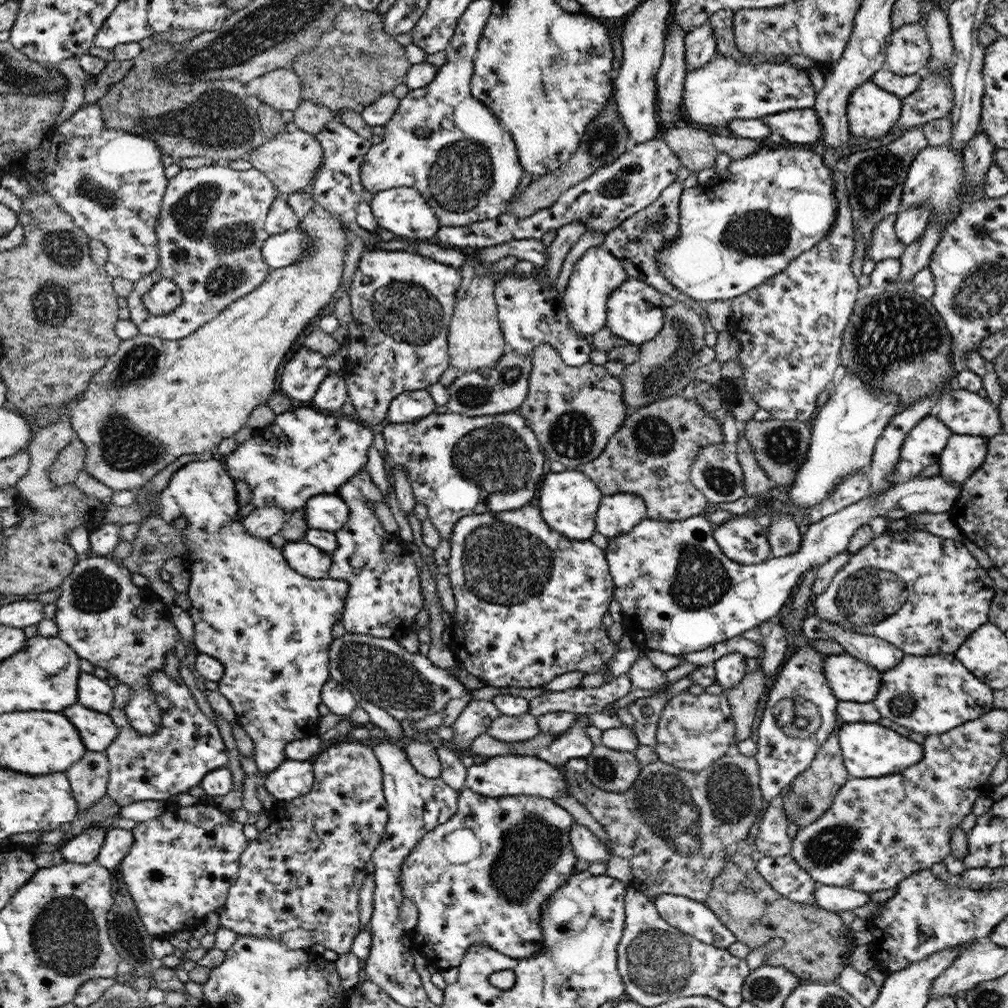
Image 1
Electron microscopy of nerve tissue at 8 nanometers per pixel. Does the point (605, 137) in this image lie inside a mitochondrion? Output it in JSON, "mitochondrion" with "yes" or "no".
{"mitochondrion":"yes"}

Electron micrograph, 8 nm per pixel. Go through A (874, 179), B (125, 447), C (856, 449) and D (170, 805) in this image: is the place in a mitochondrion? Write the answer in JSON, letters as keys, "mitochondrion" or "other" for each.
{"A":"mitochondrion","B":"mitochondrion","C":"mitochondrion","D":"other"}

